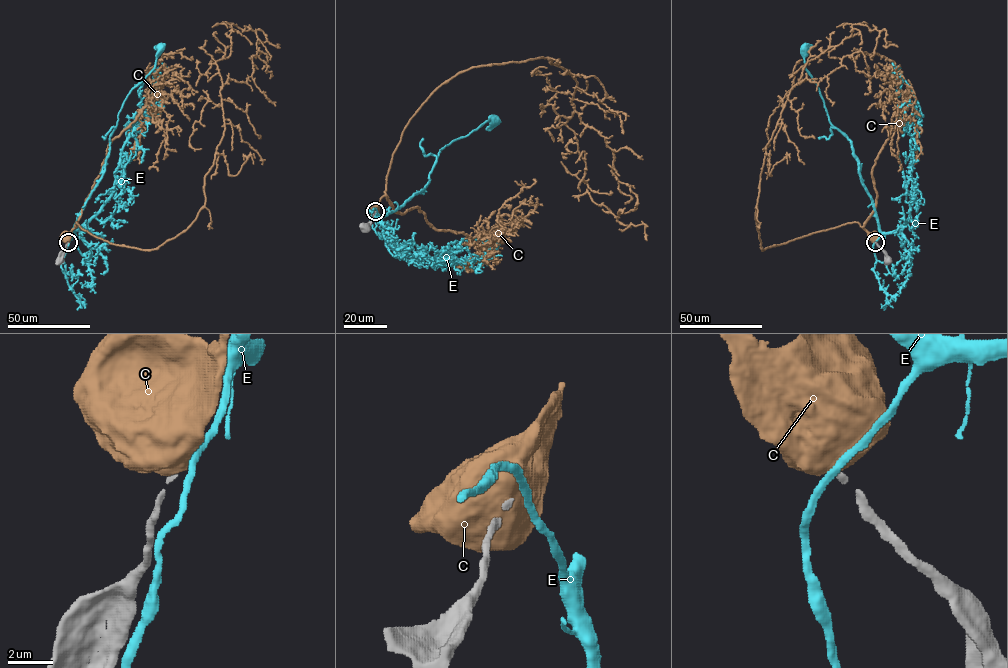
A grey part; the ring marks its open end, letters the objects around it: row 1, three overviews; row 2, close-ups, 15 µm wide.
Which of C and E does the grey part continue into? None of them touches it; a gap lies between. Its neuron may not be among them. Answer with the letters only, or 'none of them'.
none of them

